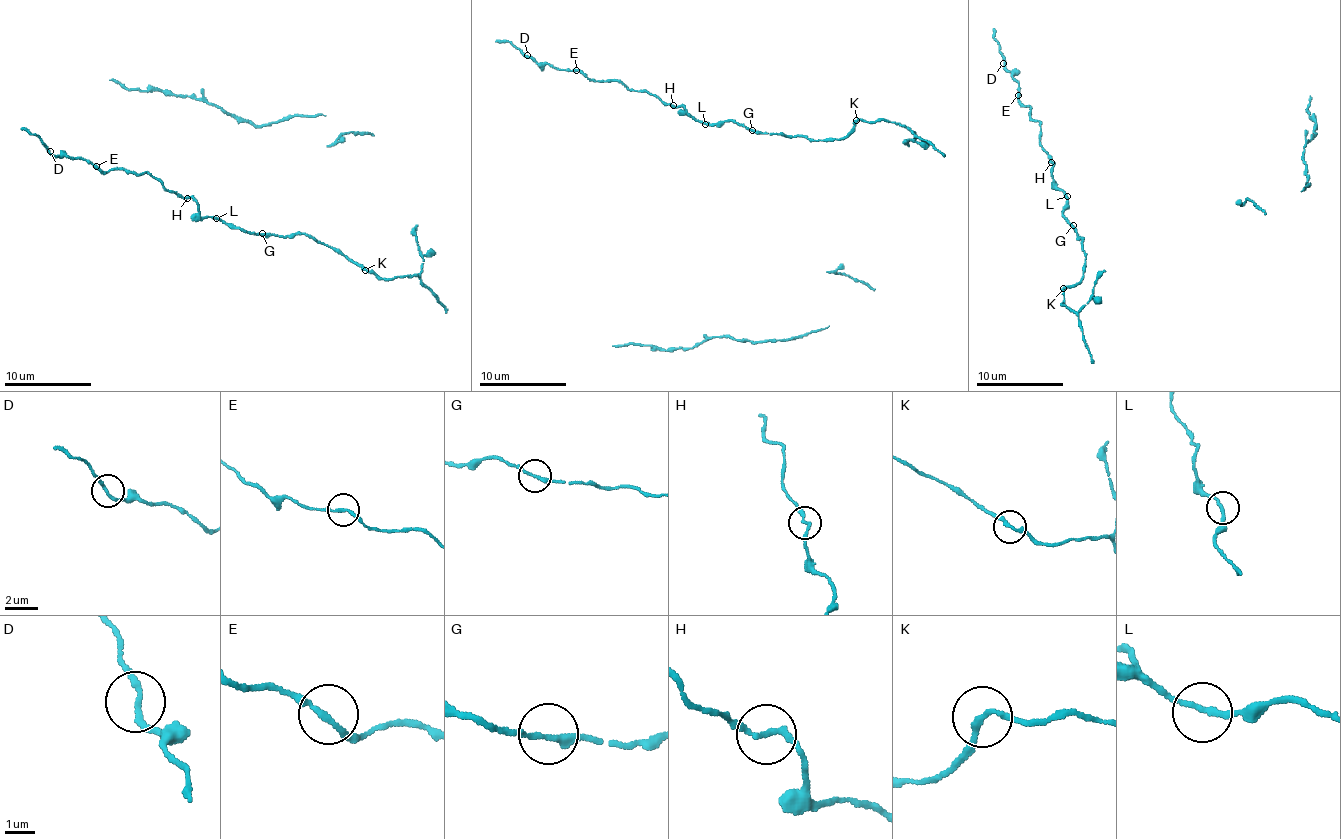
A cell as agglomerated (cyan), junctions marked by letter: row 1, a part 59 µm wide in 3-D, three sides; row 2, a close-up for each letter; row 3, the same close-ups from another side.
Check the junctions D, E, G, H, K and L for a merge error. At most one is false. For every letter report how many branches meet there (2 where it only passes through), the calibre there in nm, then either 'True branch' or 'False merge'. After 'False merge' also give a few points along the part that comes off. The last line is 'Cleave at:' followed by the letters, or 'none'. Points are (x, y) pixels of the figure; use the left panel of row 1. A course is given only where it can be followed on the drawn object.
D: Branches: 2. Thickness 190 nm. True branch
E: Branches: 2. Thickness 180 nm. True branch
G: Branches: 2. Thickness 200 nm. True branch
H: Branches: 2. Thickness 190 nm. True branch
K: Branches: 2. Thickness 180 nm. True branch
L: Branches: 2. Thickness 180 nm. True branch
Cleave at: none

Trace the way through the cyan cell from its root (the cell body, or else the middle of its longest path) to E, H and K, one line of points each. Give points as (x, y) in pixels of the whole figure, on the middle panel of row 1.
E: (908, 130), (860, 119), (845, 136), (813, 141), (732, 120), (707, 124), (684, 106), (576, 70)
H: (908, 130), (882, 119), (860, 119), (845, 136), (813, 141), (754, 132), (732, 120), (707, 124), (673, 105)
K: (908, 130), (882, 119), (867, 122), (856, 121)

